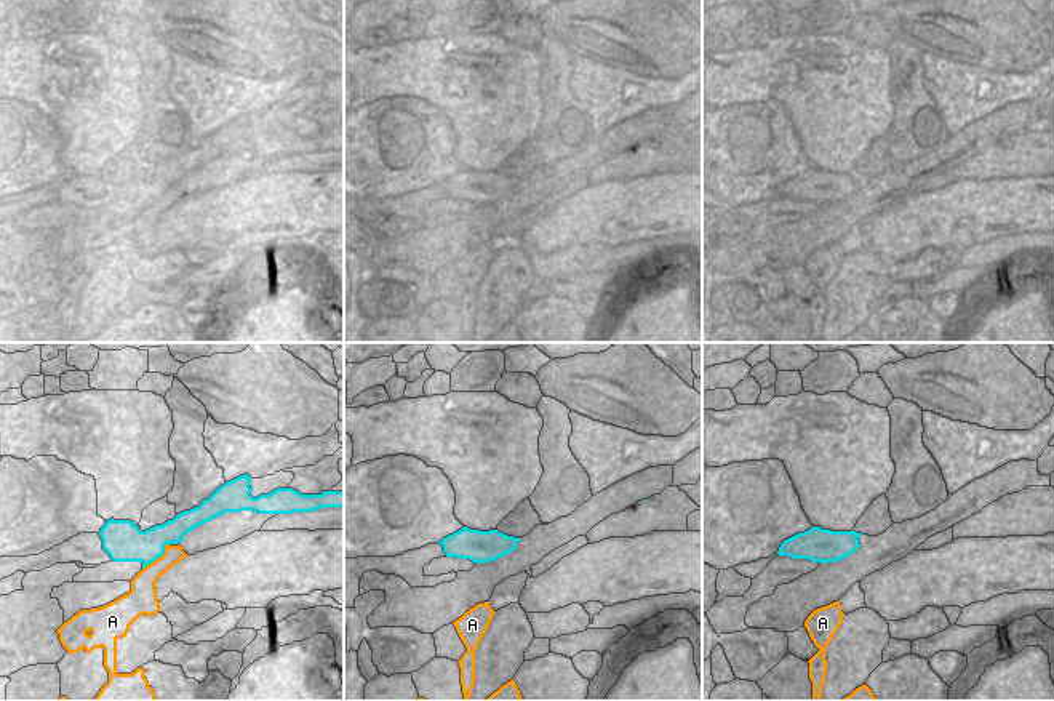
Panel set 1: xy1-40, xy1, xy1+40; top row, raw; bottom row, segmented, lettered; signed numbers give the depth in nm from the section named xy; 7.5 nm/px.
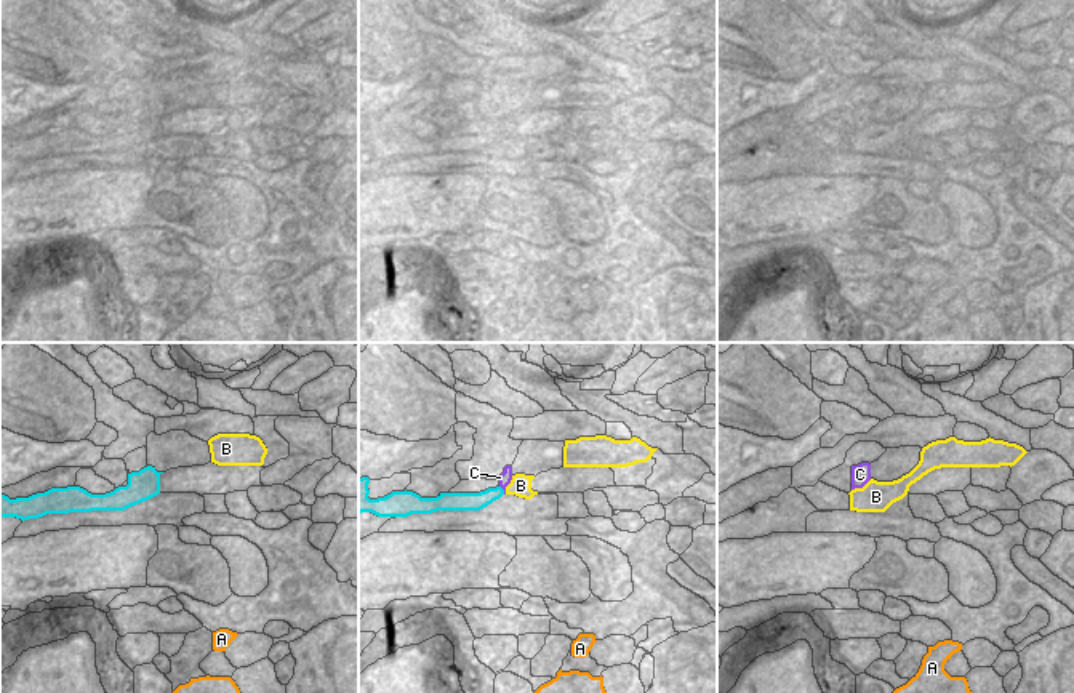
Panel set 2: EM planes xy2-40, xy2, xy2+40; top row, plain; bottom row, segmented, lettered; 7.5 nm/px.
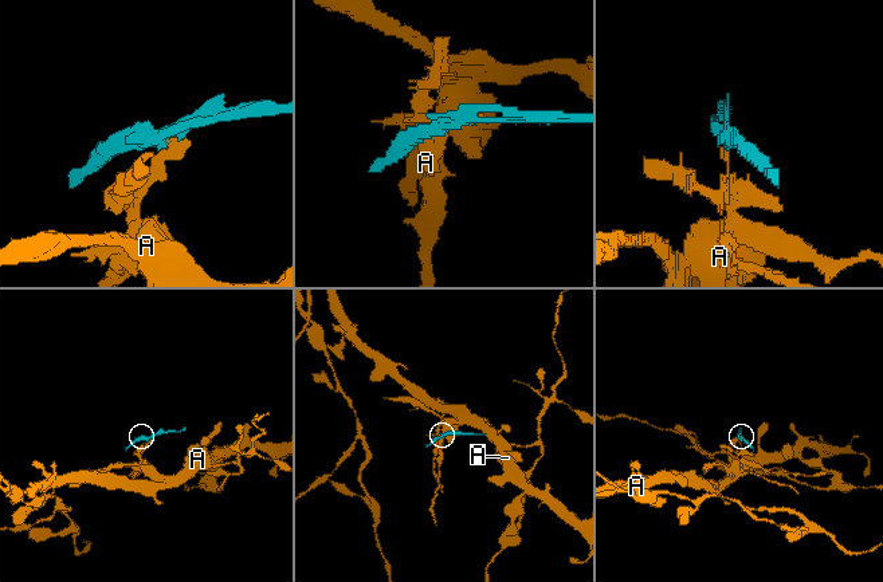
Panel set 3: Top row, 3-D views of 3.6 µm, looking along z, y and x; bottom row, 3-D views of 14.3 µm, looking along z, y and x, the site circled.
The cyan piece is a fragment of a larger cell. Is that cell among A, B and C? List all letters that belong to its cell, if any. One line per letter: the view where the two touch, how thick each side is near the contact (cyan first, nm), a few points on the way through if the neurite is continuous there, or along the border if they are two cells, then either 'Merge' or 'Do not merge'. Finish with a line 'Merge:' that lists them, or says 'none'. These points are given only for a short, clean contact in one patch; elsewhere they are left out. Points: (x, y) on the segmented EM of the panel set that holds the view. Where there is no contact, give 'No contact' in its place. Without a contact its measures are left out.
A: Touches cyan in xy1-40. Thickness 280 nm (cyan) against 190 nm. Boundary: xy1-40 (168, 543), (165, 551), (143, 568). Do not merge
B: No contact. Merge
C: Touches cyan in xy2. Thickness 140 nm (cyan) against 100 nm. Boundary: xy2 (500, 485), (504, 493). Do not merge
Merge: B.

